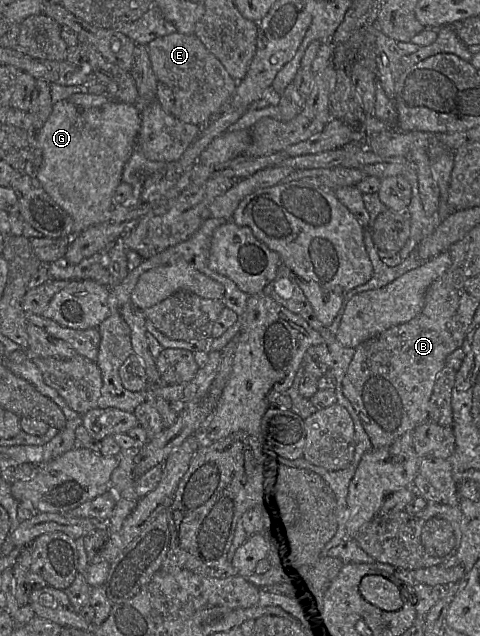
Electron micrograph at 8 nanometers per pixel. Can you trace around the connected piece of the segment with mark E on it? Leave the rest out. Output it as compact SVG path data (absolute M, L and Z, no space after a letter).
M174 32L158 37L146 46L158 82L166 84L173 92L172 115L176 119L203 126L225 109L226 102L235 91L237 81L195 34Z

